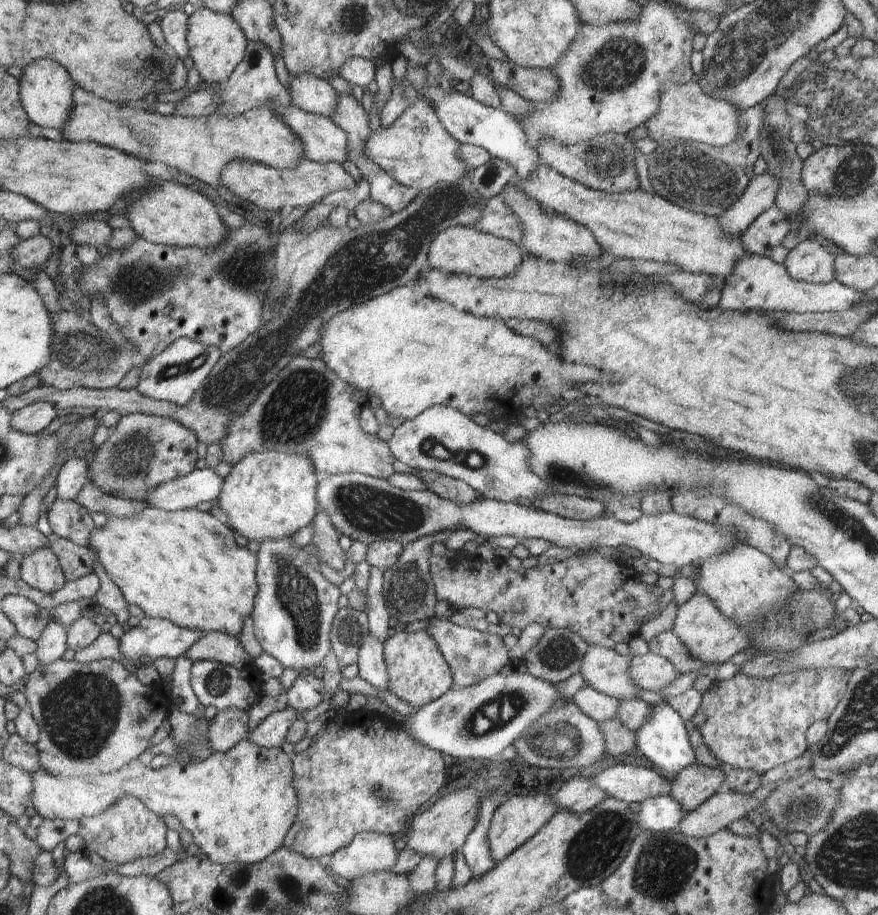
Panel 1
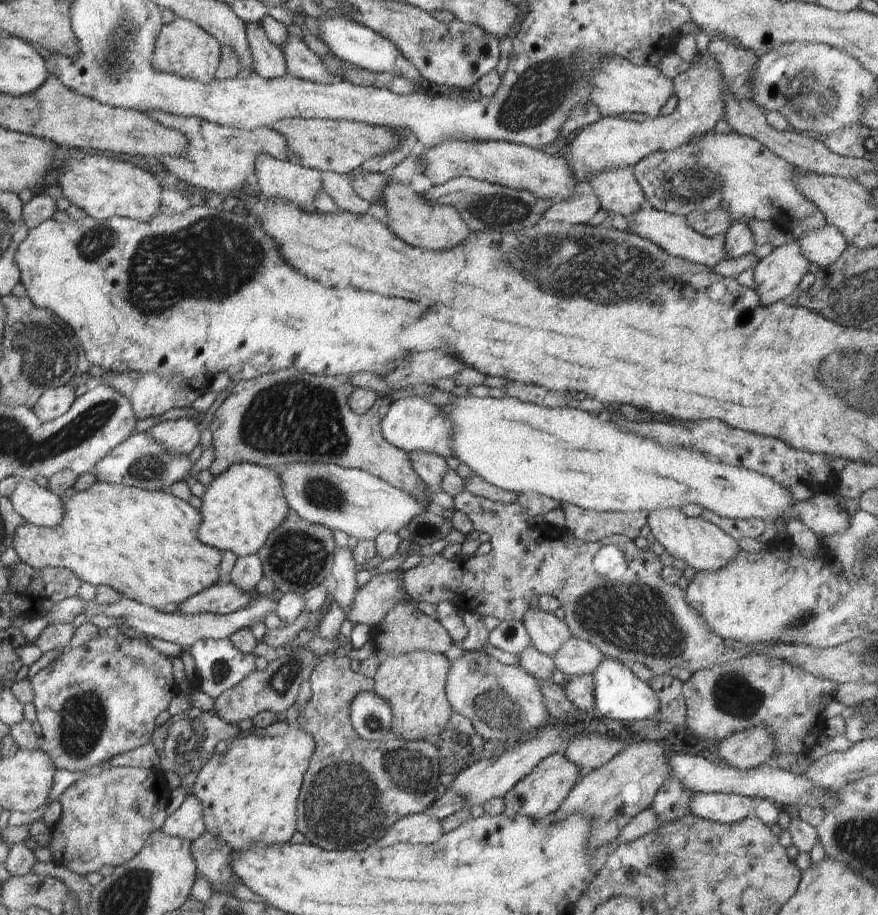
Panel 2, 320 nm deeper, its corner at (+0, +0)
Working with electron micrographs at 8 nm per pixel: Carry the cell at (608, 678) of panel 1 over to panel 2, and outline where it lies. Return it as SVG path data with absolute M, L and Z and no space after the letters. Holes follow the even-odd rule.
M540 607L526 610L521 623L528 631L531 644L550 658L564 641L574 637L563 620L556 618L554 613L544 612Z

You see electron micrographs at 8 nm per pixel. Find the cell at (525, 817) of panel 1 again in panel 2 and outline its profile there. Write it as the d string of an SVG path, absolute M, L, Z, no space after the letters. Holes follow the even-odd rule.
M563 750L548 755L541 760L522 780L519 780L507 793L503 796L505 800L505 808L502 815L513 817L516 815L524 815L538 822L546 820L554 816L555 812L560 808L562 802L572 787L579 781L581 768L574 764Z

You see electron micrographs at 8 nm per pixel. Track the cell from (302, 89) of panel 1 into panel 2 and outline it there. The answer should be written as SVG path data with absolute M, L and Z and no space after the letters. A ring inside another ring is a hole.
M260 21L244 24L247 46L252 53L253 72L265 79L275 79L288 73L281 48L268 38Z

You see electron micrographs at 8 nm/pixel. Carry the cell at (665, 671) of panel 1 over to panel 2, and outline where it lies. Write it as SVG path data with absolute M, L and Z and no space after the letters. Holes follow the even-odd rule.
M570 637L564 641L551 656L555 668L565 675L592 674L598 663L606 657L592 643Z

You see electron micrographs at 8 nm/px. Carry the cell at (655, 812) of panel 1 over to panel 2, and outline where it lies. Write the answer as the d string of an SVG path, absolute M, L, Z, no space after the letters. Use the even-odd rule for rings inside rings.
M695 793L690 808L698 819L732 824L754 815L755 799L734 793Z

